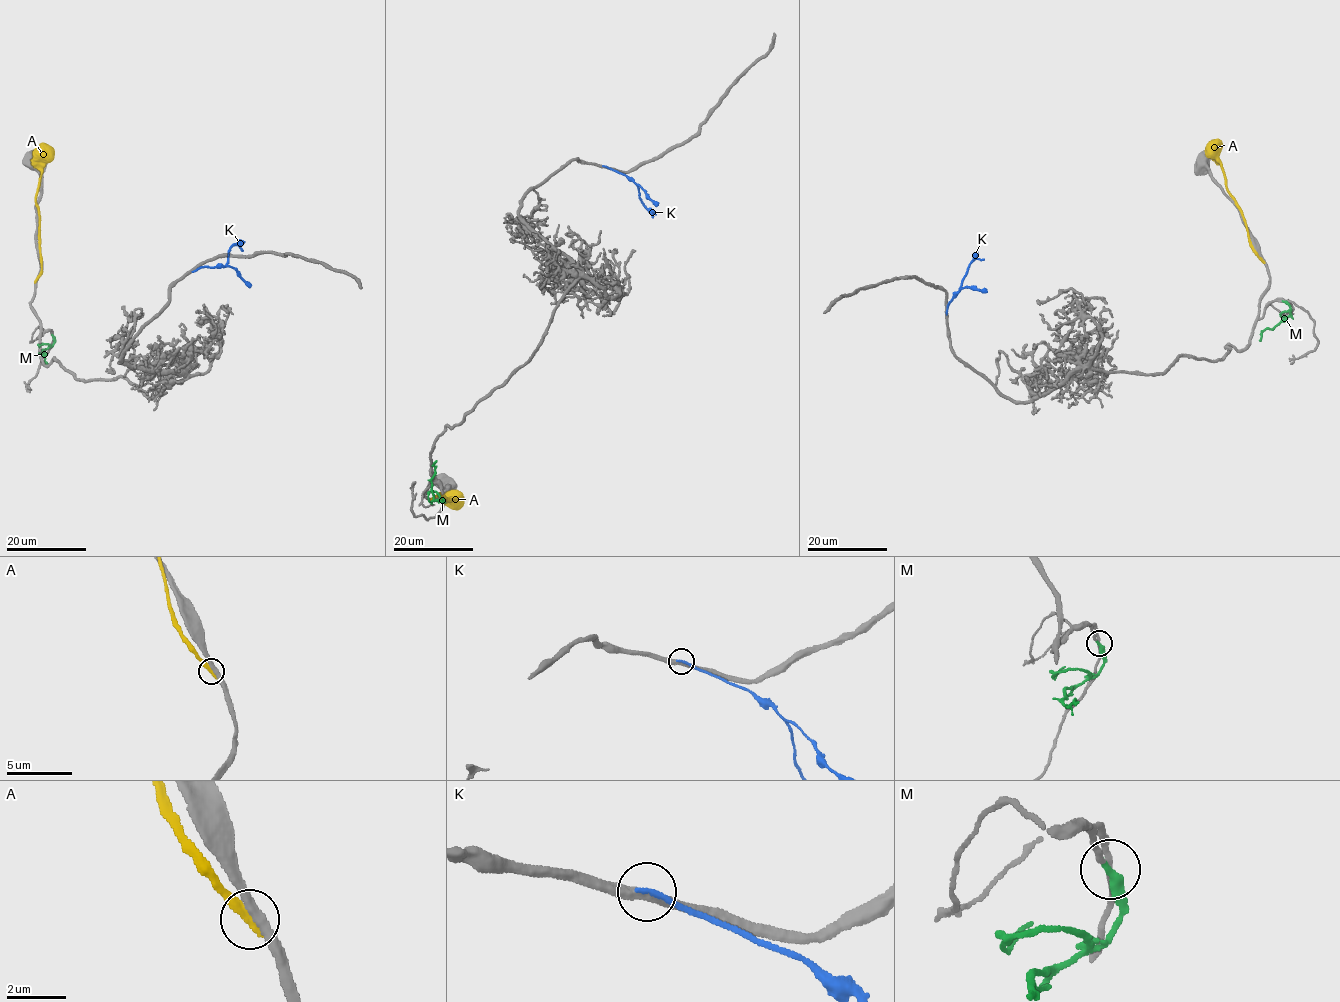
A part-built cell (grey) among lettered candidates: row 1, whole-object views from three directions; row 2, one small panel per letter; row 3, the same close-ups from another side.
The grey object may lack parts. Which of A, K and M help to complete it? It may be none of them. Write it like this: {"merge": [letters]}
{"merge": ["M"]}

